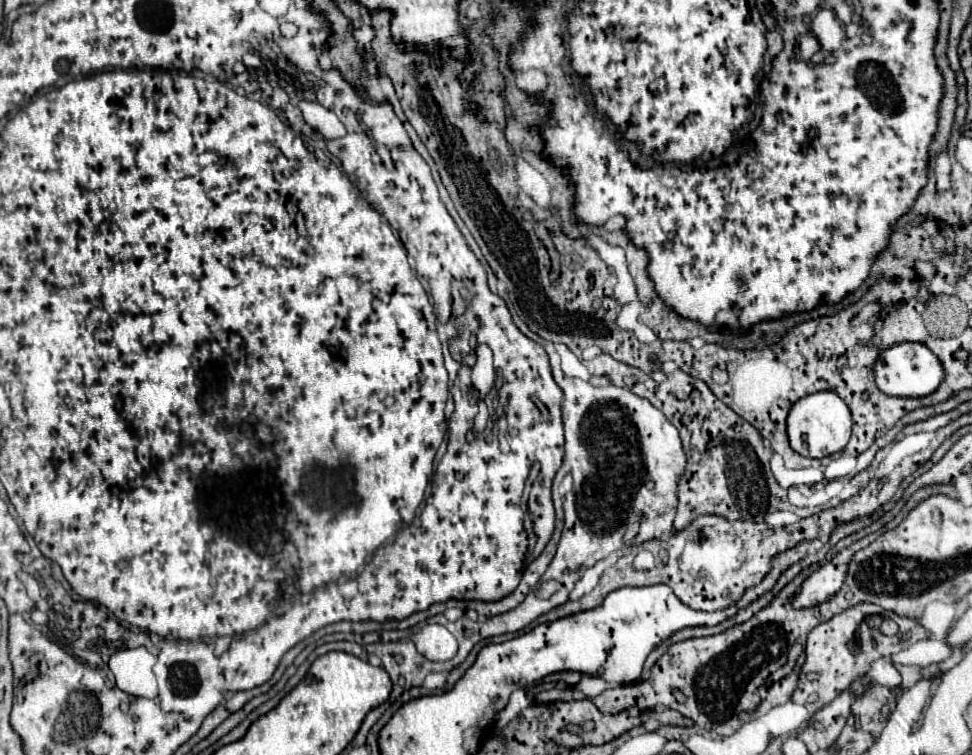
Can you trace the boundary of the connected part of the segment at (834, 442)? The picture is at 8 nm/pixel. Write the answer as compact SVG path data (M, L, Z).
M816 391L794 403L788 413L788 439L790 447L802 457L826 457L846 447L852 432L851 412L834 391Z

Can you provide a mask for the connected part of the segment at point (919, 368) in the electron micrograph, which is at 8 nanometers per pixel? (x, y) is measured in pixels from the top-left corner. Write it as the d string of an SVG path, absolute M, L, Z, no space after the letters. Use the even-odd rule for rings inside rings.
M898 343L884 349L880 357L874 361L872 371L876 377L878 389L882 389L882 393L886 395L896 395L896 397L924 397L936 391L944 377L940 361L922 343Z

